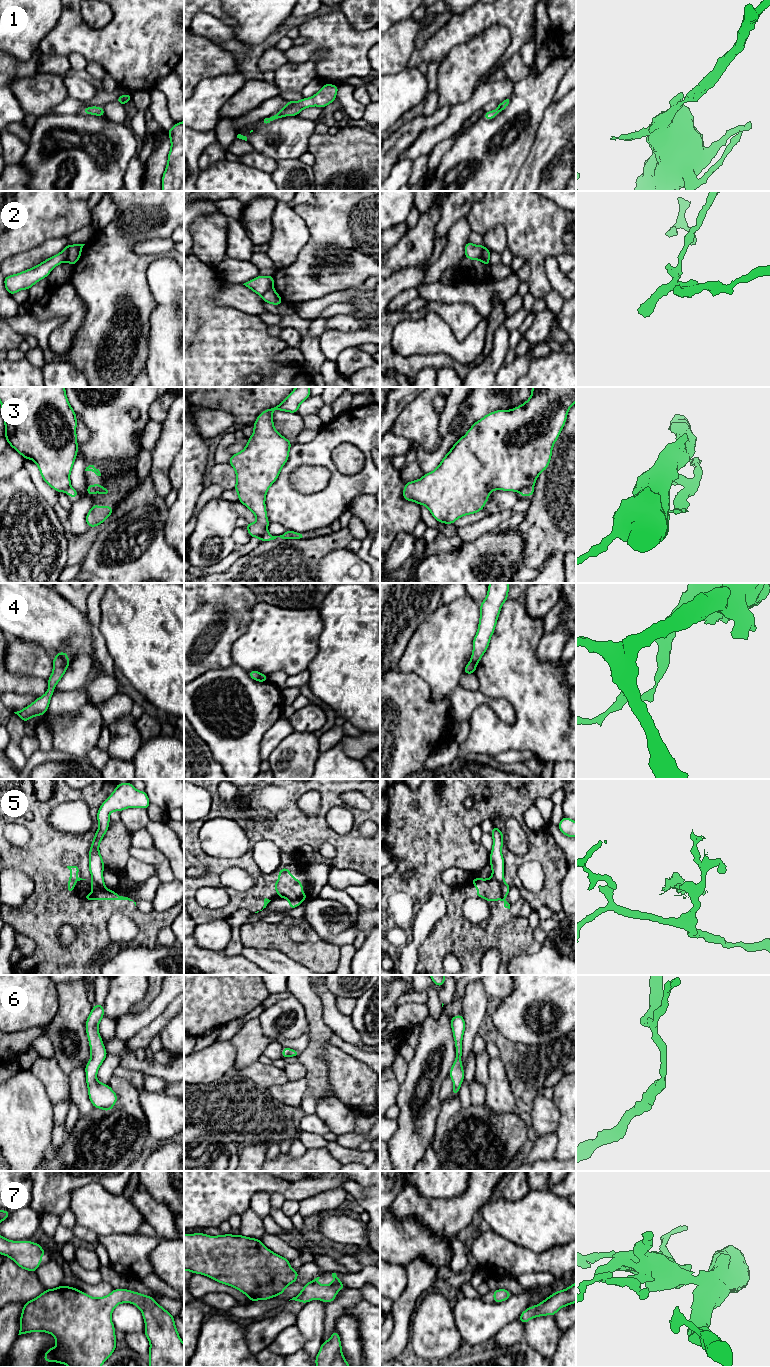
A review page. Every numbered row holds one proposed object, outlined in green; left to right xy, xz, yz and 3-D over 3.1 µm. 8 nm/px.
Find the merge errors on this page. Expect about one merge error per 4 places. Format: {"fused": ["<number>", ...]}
{"fused": ["2", "3", "4", "5"]}

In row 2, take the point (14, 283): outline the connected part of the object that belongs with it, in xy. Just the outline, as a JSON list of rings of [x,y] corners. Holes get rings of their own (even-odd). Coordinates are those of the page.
[[[68,245],[60,253],[48,258],[37,266],[21,273],[4,277],[5,289],[11,295],[22,289],[29,290],[35,283],[46,278],[53,268],[66,261],[67,254]]]

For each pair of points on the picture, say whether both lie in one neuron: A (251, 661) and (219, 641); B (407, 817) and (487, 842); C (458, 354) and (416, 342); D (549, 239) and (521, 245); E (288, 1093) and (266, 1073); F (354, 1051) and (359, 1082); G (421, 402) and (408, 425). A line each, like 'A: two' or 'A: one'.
A: two
B: two
C: one
D: one
E: one
F: two
G: one

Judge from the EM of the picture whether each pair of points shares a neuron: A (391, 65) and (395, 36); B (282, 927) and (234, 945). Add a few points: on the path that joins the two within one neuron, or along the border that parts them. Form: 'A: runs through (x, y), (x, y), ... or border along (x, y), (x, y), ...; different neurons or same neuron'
A: runs through (391, 58), (391, 50), (395, 43); same neuron
B: border along (238, 934), (244, 945); different neurons

